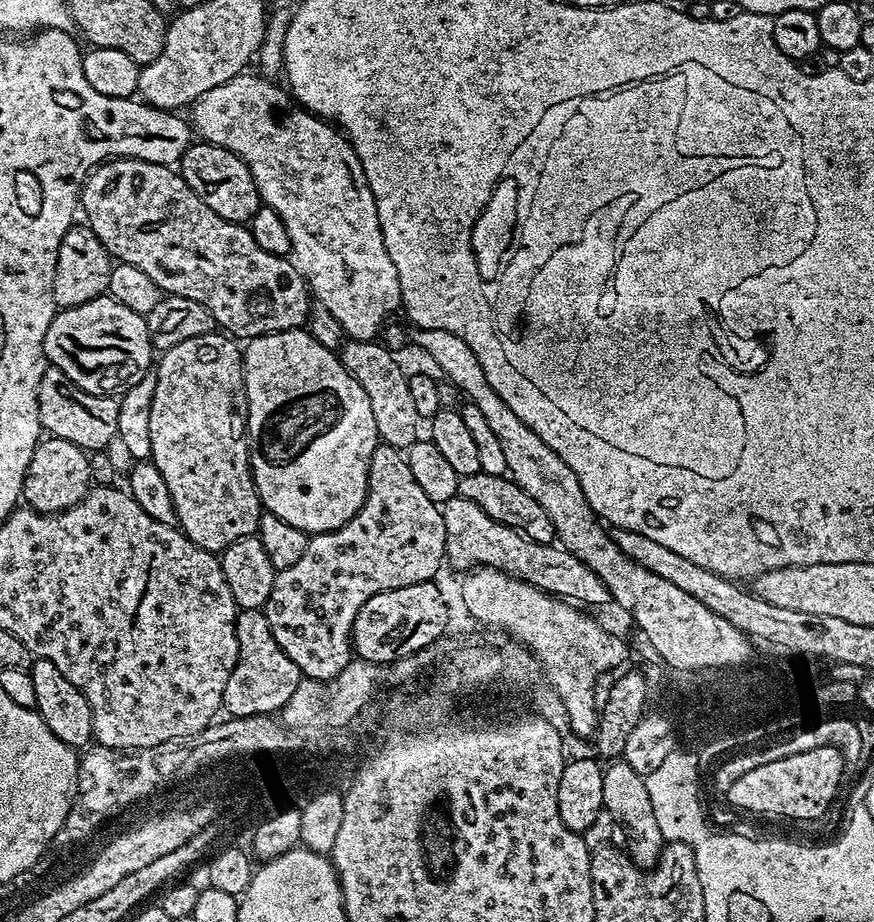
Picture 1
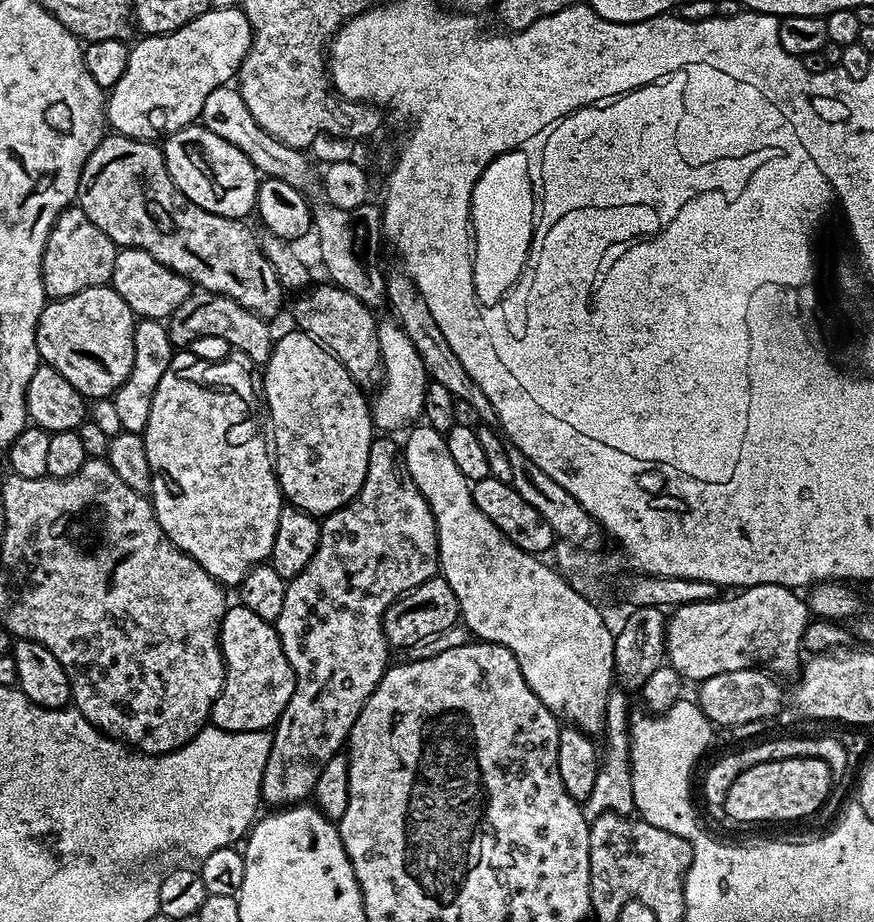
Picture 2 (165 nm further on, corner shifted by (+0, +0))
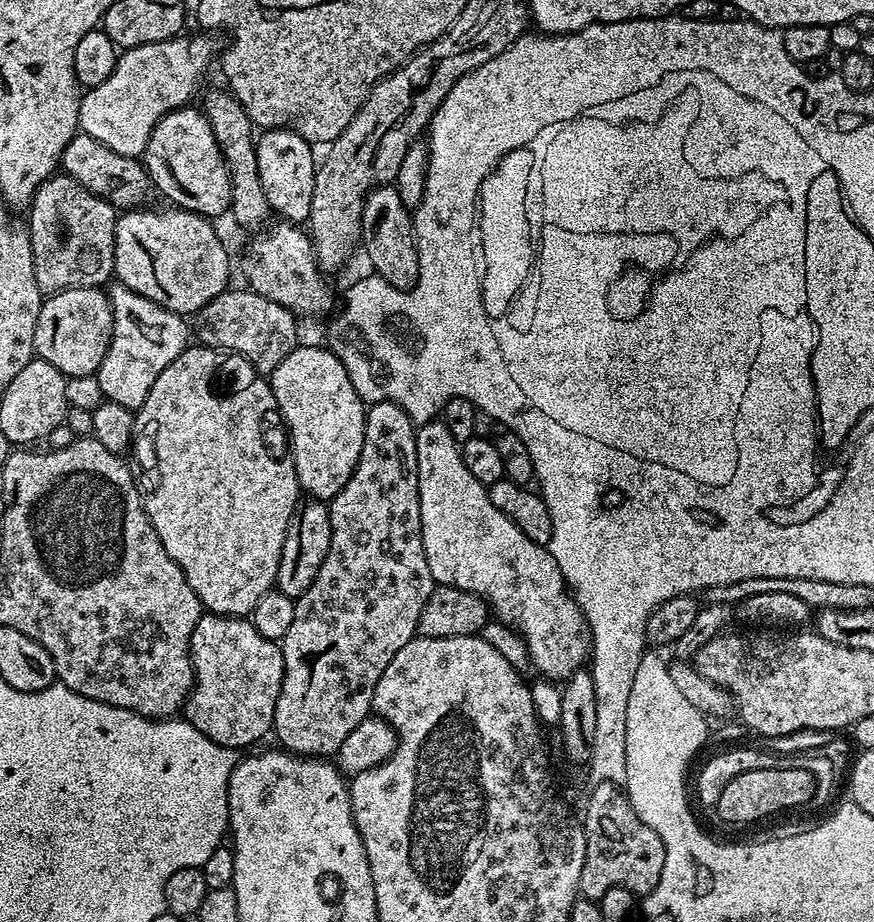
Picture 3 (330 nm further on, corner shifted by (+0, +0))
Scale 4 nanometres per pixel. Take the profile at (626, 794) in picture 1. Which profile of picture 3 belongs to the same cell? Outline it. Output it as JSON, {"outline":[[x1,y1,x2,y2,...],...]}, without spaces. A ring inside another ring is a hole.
{"outline":[[437,418,431,420,429,424,421,424,417,427,416,453,418,454,422,546,426,554,426,562,430,566,430,574,432,575,433,581,435,581,437,585,452,584,456,588,478,594,488,603,491,615,495,617,495,619,497,616,502,623,509,624,512,628,517,628,517,630,520,631,521,638,524,639,525,646,528,647,528,656,532,659,533,666,540,671,539,675,541,677,553,682,563,682,567,680,568,677,573,676,574,673,581,671,590,656,588,623,584,620,582,610,576,605,575,596,572,595,568,585,564,583,562,570,558,570,558,562,554,562,554,558,548,553,547,547,538,542,534,542,530,538,526,538,526,534,522,534,522,530,518,530,518,526,514,526,514,522,510,522,510,518,506,518,506,514,502,514,502,510,498,510,498,506,494,506,494,502,490,502,486,485,482,482,478,482,478,478,474,478,474,474,470,474,470,470,466,470,466,462,462,462,460,445,456,443,454,434,450,434,450,430,446,430,443,419]]}

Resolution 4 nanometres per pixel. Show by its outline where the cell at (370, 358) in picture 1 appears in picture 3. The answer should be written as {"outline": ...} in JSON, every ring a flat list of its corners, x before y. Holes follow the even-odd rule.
{"outline":[[273,223,267,230,257,231,251,237,253,240,240,260,240,268,248,279,247,287,270,298,270,302,278,302,278,306,290,310,297,318,326,315,332,308,332,288,324,284,325,277,312,251,311,235,295,223,276,223,280,224]]}

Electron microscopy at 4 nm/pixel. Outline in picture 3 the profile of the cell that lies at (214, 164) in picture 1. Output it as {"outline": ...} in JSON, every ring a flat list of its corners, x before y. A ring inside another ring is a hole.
{"outline":[[185,106,166,114,154,126,142,157,151,187,165,196,165,201,187,212,217,218,231,206,231,180,220,153,210,122,199,107]]}

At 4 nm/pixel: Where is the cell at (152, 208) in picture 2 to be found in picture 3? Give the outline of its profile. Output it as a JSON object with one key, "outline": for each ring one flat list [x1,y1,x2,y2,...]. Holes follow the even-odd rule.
{"outline":[[77,131,76,137,68,143,64,151,62,172,72,176,86,190,98,194,106,202,110,202,117,210,135,210,145,203,150,193,148,172,143,163,135,156,123,156,110,146,102,146,98,138,90,138,90,134]]}

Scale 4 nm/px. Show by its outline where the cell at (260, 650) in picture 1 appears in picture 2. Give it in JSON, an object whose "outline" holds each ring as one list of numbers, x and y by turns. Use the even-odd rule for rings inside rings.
{"outline":[[233,603,220,623,224,685,212,707,211,723,231,732,267,732,279,720,296,689,296,675,282,650,280,635,254,610]]}

